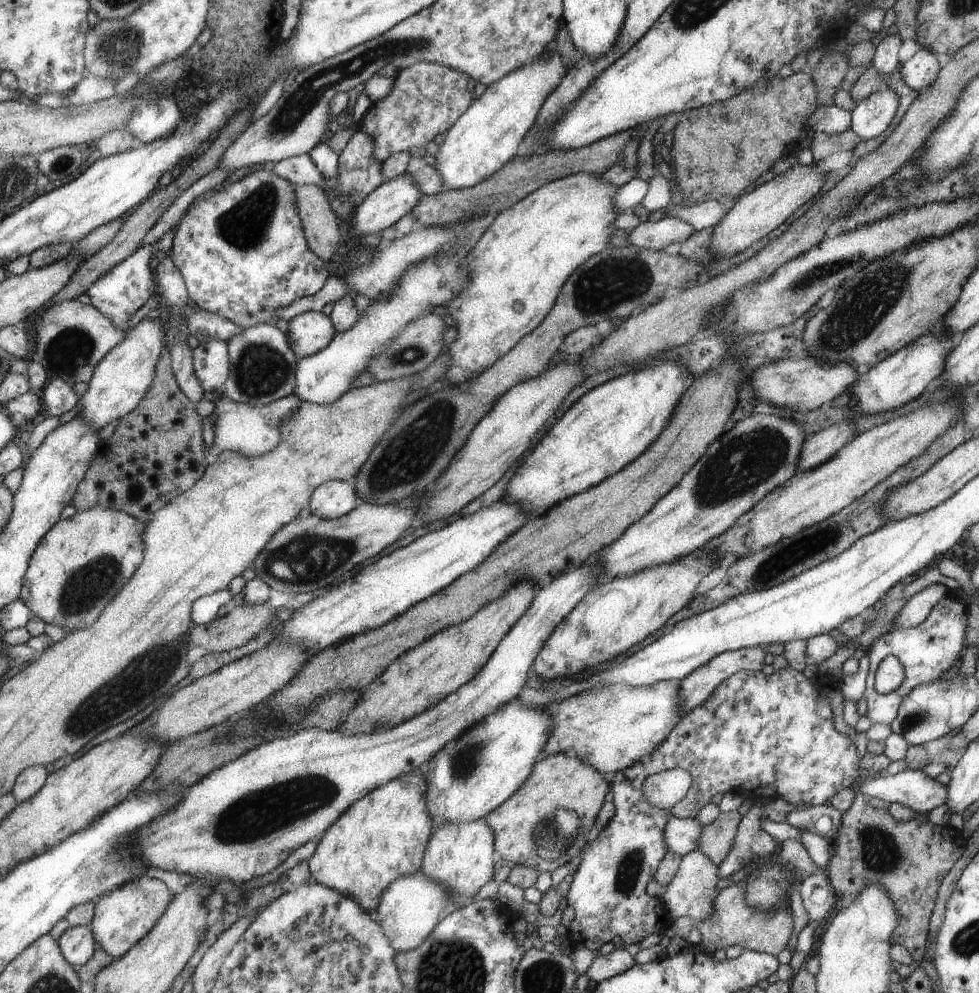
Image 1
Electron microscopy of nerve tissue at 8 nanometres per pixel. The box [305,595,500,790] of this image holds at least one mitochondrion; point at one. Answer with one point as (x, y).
(464, 764)

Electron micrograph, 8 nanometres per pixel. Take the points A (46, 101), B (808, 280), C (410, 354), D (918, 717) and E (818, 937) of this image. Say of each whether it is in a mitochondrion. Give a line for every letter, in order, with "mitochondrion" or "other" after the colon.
A: other
B: mitochondrion
C: mitochondrion
D: mitochondrion
E: other

